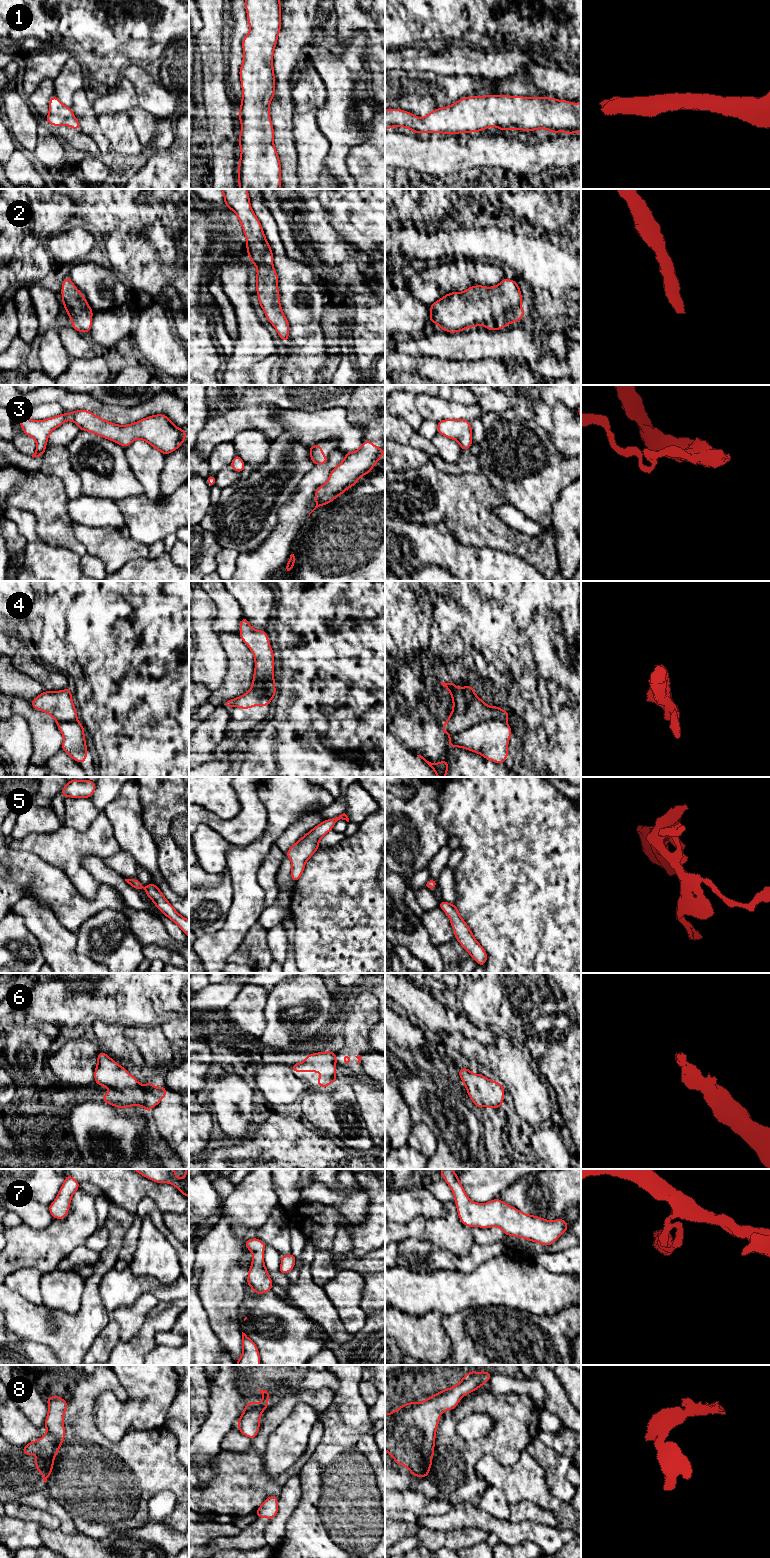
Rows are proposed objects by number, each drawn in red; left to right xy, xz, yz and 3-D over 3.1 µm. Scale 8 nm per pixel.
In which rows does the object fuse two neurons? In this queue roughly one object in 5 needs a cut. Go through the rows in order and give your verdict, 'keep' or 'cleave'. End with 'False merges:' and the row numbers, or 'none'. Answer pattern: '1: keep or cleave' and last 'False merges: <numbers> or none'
1: keep
2: keep
3: keep
4: cleave
5: keep
6: keep
7: keep
8: keep
False merges: 4

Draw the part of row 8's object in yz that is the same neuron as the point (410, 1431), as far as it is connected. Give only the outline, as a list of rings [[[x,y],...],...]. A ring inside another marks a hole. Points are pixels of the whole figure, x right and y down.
[[[470,1371],[461,1379],[460,1383],[451,1388],[444,1389],[424,1399],[420,1403],[409,1402],[392,1413],[385,1414],[385,1450],[397,1465],[406,1466],[415,1477],[426,1478],[432,1464],[436,1429],[441,1414],[446,1410],[455,1409],[460,1399],[475,1391],[489,1381],[493,1374],[482,1371]]]

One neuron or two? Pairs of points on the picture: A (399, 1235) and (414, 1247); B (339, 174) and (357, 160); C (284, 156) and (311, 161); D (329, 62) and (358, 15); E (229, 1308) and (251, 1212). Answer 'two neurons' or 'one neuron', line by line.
A: two neurons
B: two neurons
C: two neurons
D: two neurons
E: one neuron

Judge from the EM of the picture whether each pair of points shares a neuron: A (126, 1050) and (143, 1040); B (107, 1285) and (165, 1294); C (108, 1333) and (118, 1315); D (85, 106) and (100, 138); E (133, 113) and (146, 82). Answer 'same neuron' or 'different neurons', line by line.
A: different neurons
B: same neuron
C: different neurons
D: same neuron
E: different neurons

